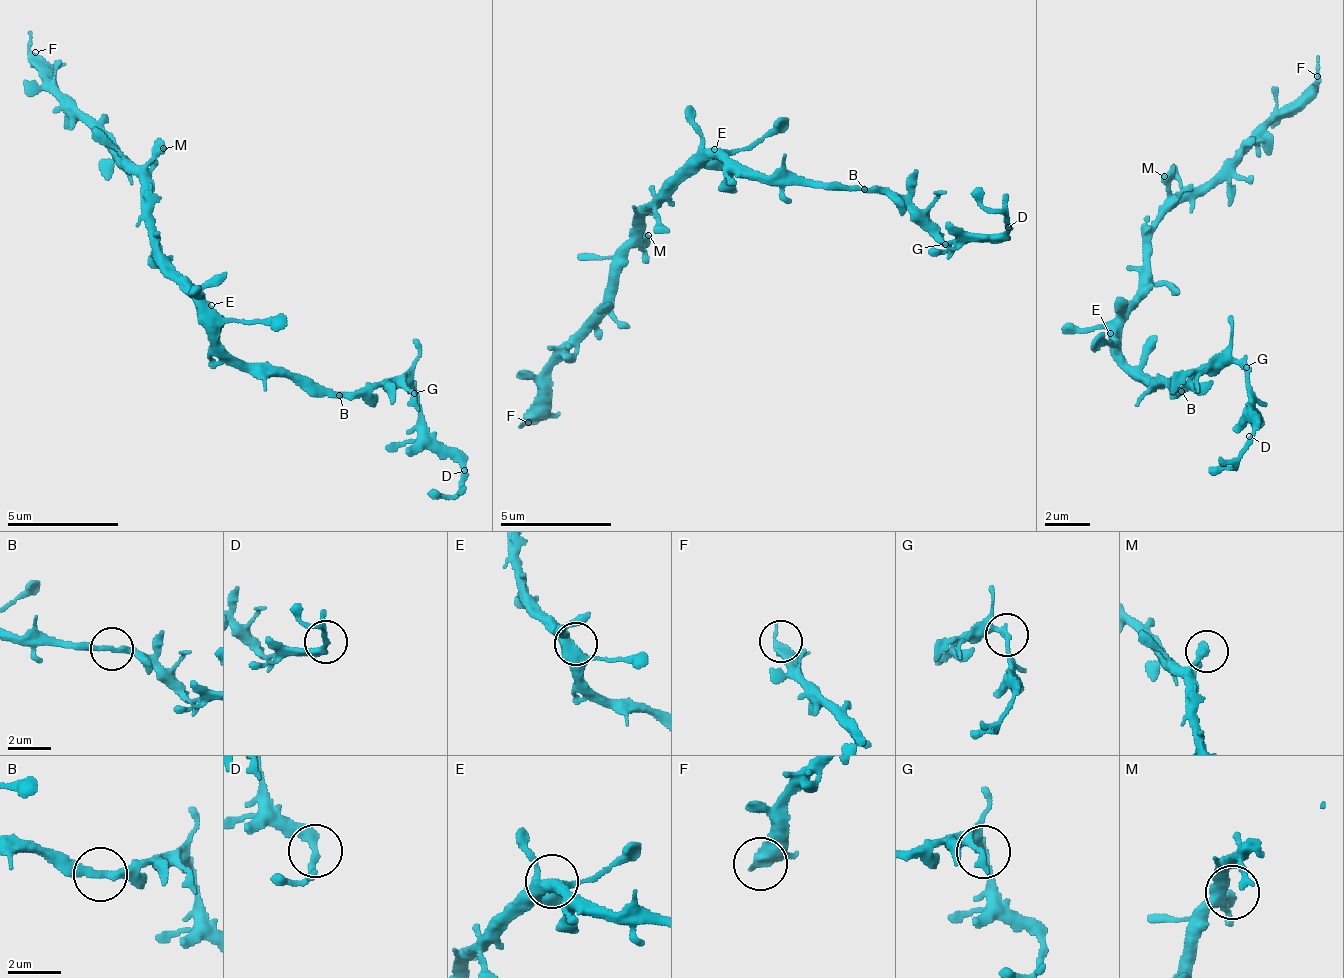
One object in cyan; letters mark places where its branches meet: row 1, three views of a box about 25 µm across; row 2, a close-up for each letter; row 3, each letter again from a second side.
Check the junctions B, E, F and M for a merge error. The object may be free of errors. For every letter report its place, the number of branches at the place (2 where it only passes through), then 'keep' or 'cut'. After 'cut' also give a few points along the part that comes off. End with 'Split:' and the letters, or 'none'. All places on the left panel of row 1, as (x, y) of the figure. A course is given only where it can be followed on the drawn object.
B: place (339, 395); branches 2; keep
E: place (211, 305); branches 4; keep
F: place (35, 52); branches 2; keep
M: place (163, 148); branches 1; keep
Split: none

